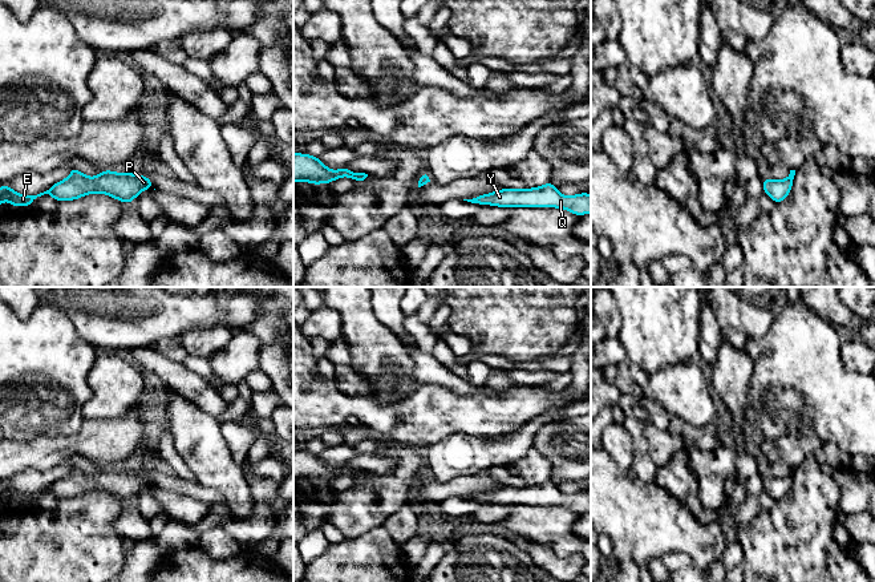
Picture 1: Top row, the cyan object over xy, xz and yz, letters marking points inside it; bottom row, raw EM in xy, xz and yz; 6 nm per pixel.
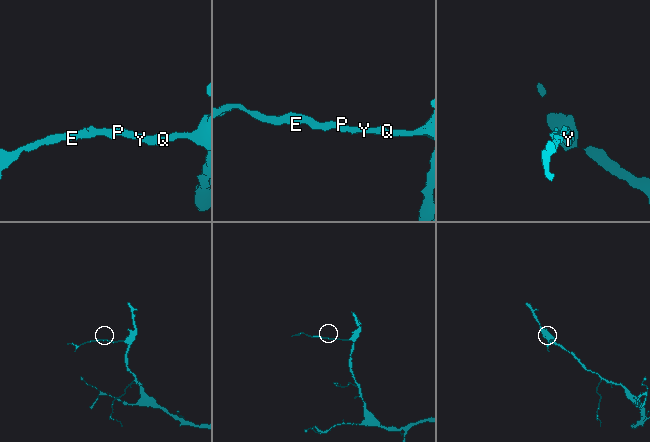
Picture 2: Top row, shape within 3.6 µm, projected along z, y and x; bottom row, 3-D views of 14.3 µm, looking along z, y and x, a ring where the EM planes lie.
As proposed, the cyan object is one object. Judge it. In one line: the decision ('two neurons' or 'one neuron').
one neuron

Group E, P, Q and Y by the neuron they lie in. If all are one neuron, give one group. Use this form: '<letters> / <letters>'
E P Q Y

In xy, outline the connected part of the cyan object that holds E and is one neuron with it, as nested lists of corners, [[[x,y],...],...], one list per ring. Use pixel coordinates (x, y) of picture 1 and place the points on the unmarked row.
[[[70,465],[70,474],[54,481],[49,488],[37,493],[20,493],[8,482],[0,484],[0,502],[8,497],[11,504],[32,504],[37,494],[49,492],[57,500],[81,496],[90,490],[104,490],[123,501],[133,500],[133,497],[143,488],[154,486],[153,480],[145,473],[135,473],[133,470],[113,470],[105,468],[89,476],[74,465]]]

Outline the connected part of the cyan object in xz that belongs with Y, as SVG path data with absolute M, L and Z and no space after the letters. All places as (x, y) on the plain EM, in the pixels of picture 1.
M551 480L535 486L502 486L491 492L483 492L463 498L501 505L560 505L579 514L591 510L590 492L582 490L574 494L564 494Z

